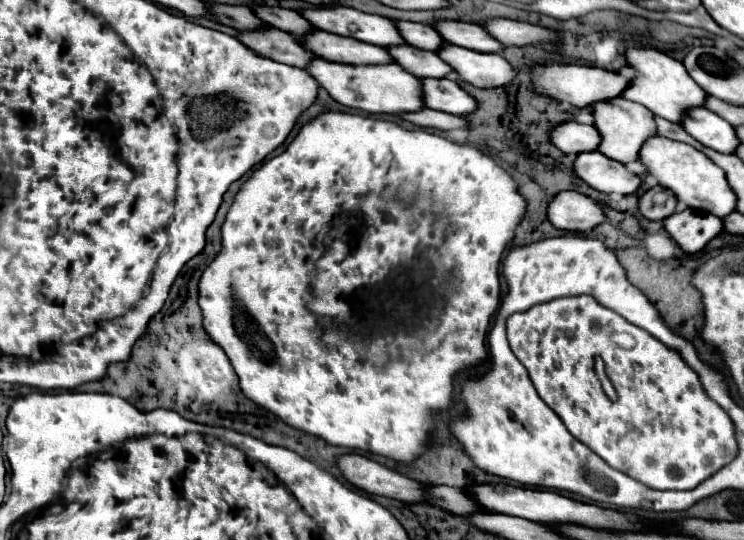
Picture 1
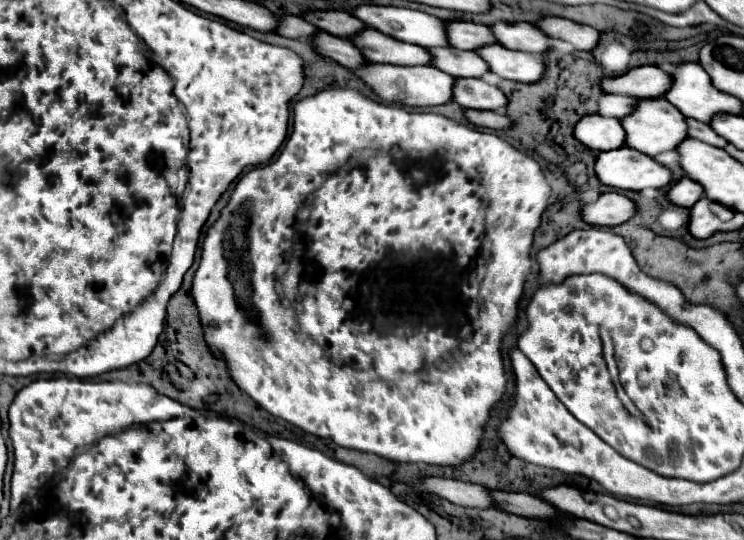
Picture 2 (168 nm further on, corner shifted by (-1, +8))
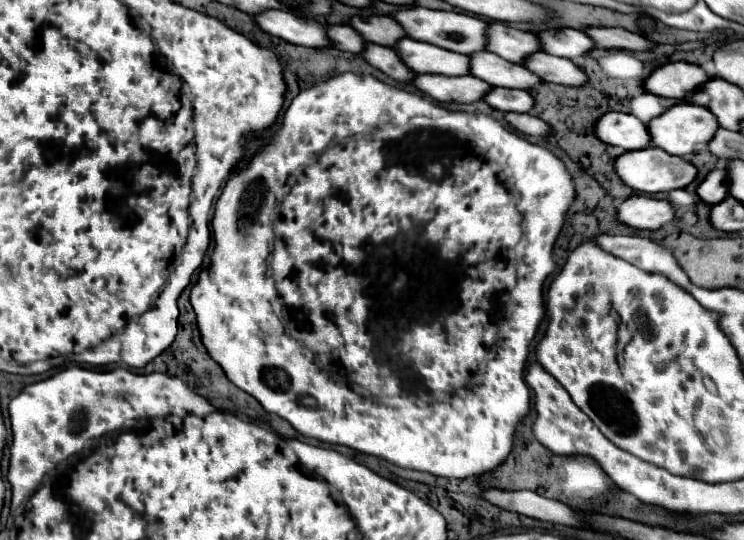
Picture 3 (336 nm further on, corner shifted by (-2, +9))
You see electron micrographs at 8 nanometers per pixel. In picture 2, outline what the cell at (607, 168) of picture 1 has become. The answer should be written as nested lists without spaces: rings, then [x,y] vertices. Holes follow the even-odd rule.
[[[629,146],[597,154],[595,172],[603,184],[619,190],[639,192],[645,188],[665,188],[673,182],[669,168]]]

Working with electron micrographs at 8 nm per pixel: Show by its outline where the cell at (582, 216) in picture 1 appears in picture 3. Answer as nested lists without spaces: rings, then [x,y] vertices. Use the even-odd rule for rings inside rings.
[[[632,195],[616,209],[618,221],[634,229],[656,231],[674,219],[674,209],[668,201],[658,201],[644,195]]]

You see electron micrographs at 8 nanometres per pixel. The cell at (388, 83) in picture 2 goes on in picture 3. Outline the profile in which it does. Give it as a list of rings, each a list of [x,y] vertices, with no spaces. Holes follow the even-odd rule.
[[[416,75],[416,83],[410,83],[422,95],[438,101],[438,103],[472,103],[484,97],[490,89],[488,83],[476,79],[472,75],[460,77],[444,77],[444,75]]]

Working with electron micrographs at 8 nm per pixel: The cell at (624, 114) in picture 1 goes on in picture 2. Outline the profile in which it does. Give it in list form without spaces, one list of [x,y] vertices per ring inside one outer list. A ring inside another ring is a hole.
[[[665,98],[639,100],[635,112],[629,114],[627,118],[623,118],[623,128],[627,132],[627,146],[635,148],[643,154],[649,154],[649,156],[657,156],[661,152],[675,150],[685,138],[689,138],[687,118]]]

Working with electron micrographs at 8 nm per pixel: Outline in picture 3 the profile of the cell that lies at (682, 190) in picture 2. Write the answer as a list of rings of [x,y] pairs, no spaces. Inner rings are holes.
[[[714,169],[710,171],[704,181],[696,187],[696,195],[708,203],[708,205],[714,205],[714,203],[720,203],[726,195],[728,195],[728,187],[726,187],[726,175],[722,169]]]

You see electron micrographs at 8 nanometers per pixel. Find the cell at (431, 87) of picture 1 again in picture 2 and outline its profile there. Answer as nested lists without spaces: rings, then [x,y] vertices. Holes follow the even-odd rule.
[[[471,78],[457,80],[453,100],[463,108],[473,108],[473,110],[501,110],[509,102],[501,88]]]

